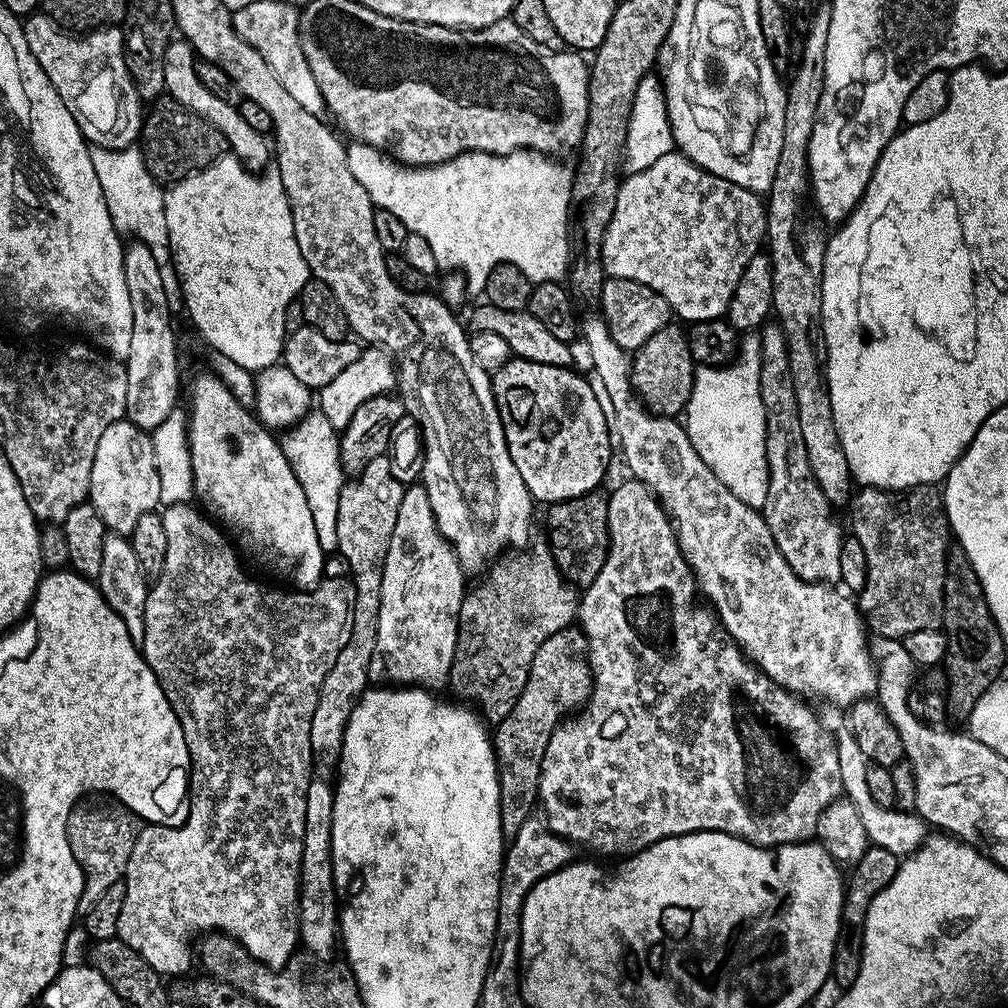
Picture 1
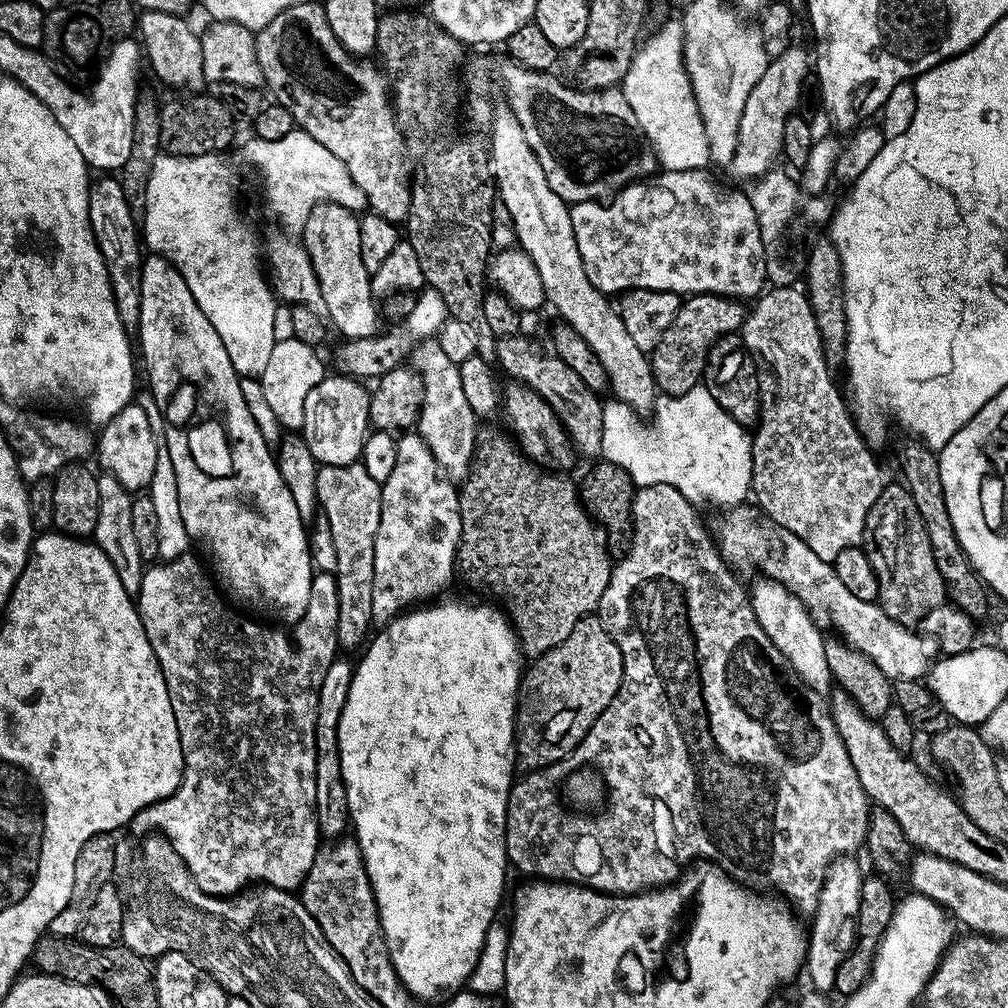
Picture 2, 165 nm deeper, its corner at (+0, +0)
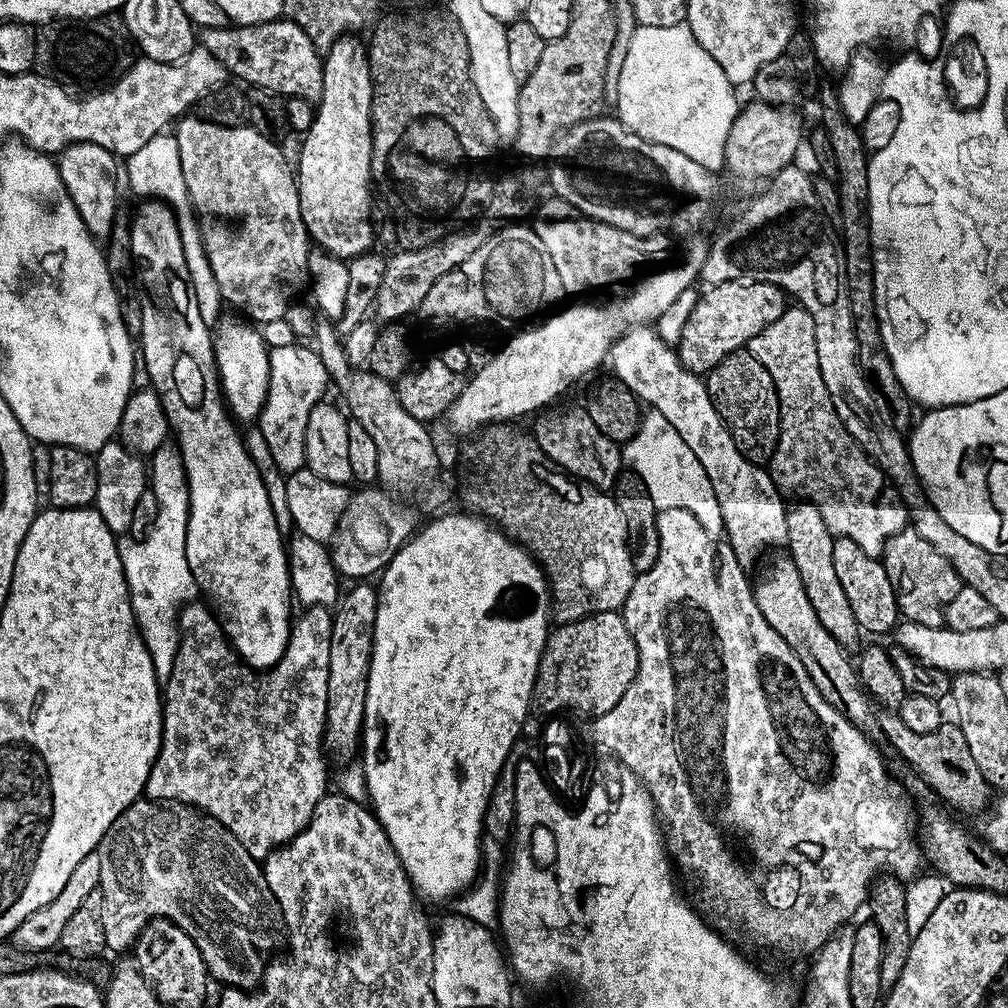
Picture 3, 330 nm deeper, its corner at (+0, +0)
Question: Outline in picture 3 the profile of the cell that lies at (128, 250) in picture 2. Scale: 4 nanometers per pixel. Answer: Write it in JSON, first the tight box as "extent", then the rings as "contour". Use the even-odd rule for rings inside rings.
{"extent":[58,144,118,238],"contour":[[[70,144],[58,156],[62,182],[82,222],[86,222],[86,230],[93,238],[107,238],[112,235],[118,207],[116,180],[112,177],[116,172],[116,164],[118,164],[118,157],[97,144]]]}

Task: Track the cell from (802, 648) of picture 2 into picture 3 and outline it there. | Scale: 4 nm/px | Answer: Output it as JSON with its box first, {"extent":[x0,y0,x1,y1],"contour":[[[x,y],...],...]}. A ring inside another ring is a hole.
{"extent":[613,332,788,570],"contour":[[[630,332],[620,338],[614,350],[616,370],[613,377],[619,383],[627,386],[641,403],[662,414],[666,422],[674,427],[674,430],[678,430],[678,436],[682,438],[686,446],[689,446],[698,462],[701,463],[711,482],[715,497],[718,498],[726,542],[734,550],[739,564],[746,570],[751,569],[751,565],[768,546],[780,545],[781,547],[787,543],[786,518],[788,514],[786,504],[782,502],[783,495],[765,467],[746,460],[745,456],[739,452],[731,432],[723,424],[723,420],[709,398],[705,381],[697,373],[688,372],[681,366],[680,357],[676,355],[673,347],[654,334],[649,336],[648,340],[644,340],[640,332]]]}

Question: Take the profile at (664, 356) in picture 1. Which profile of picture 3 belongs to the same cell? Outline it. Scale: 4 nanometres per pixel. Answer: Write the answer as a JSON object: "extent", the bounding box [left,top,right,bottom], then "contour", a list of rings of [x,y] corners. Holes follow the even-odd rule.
{"extent":[674,280,786,374],"contour":[[[727,280],[707,291],[697,299],[694,314],[686,320],[680,343],[674,348],[681,366],[697,374],[709,373],[732,351],[743,349],[754,334],[762,334],[770,322],[778,322],[786,307],[786,293],[776,284]]]}

